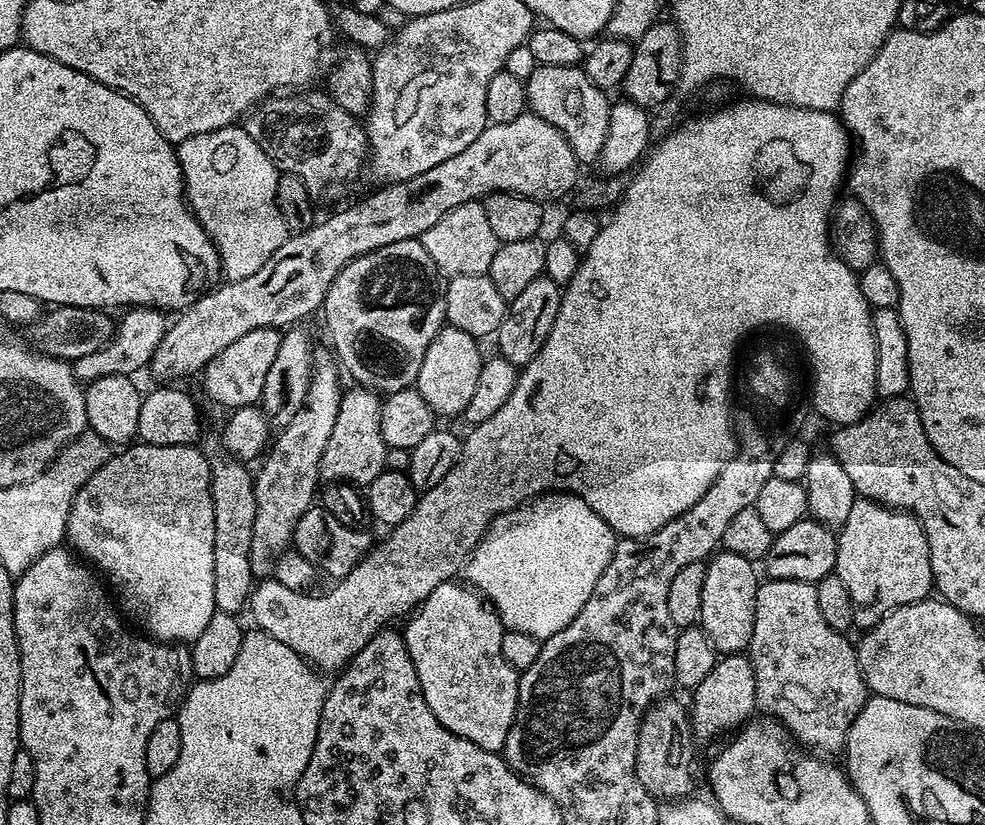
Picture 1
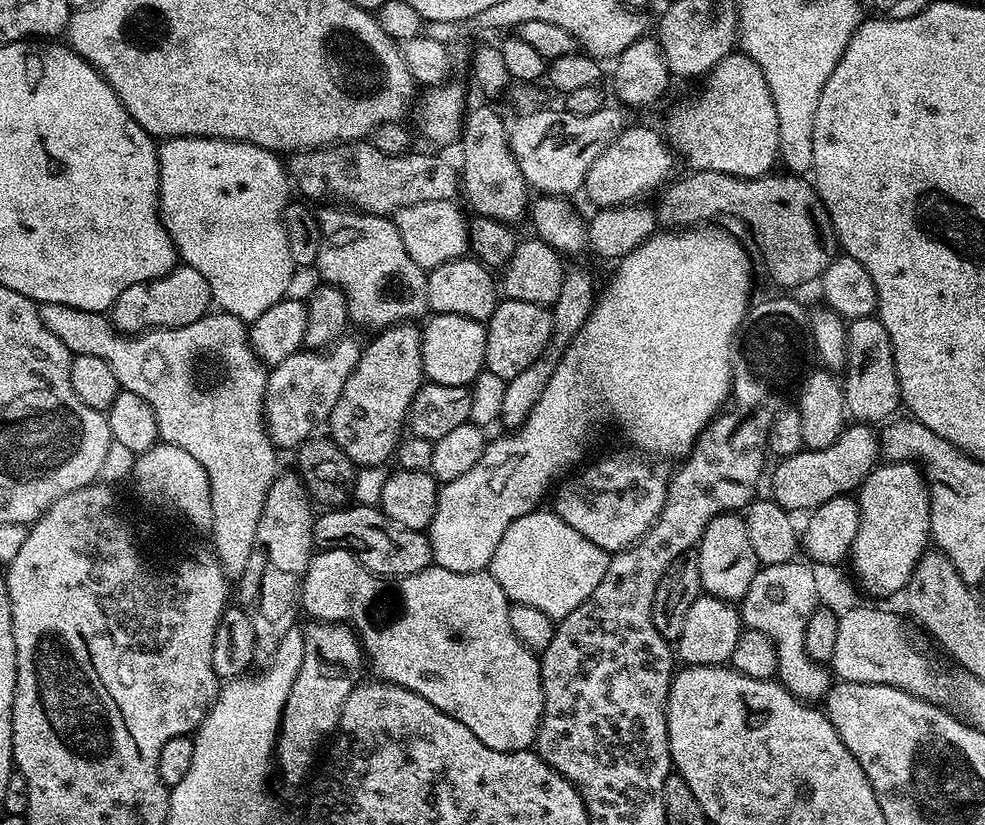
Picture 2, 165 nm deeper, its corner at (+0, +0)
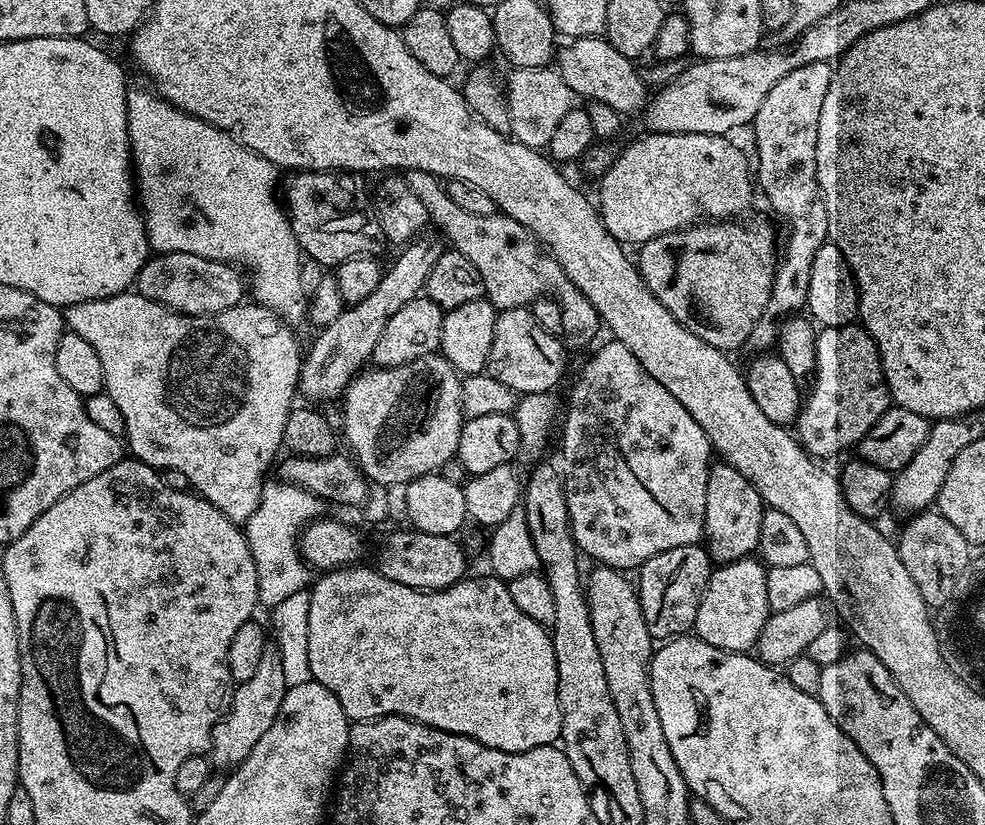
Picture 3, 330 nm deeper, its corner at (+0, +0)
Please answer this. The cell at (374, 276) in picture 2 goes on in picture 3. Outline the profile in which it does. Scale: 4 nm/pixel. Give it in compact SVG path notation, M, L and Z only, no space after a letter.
M329 170L326 172L302 172L297 171L295 174L289 175L292 176L288 180L288 204L286 200L286 211L288 214L288 221L290 222L290 226L294 230L294 238L300 244L301 253L309 261L315 261L317 264L321 266L335 266L341 264L342 262L346 262L350 258L354 258L355 256L359 256L361 254L372 254L377 250L376 247L379 244L382 244L382 237L380 234L380 227L378 226L378 218L374 214L374 210L372 209L372 197L370 195L369 189L360 188L360 184L355 175L341 172L339 170Z

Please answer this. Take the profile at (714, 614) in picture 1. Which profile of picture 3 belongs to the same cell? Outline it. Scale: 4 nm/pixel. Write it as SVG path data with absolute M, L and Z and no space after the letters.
M716 462L709 467L703 543L707 547L713 565L719 566L743 560L751 557L759 549L760 527L765 507L758 490L754 490L754 486L750 486L750 482L746 482L746 478L742 478L742 474L734 470L734 466Z

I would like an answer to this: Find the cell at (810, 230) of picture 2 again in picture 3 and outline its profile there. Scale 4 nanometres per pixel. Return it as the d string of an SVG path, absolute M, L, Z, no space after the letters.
M697 222L691 228L677 232L664 232L658 238L650 238L639 245L640 277L650 286L650 294L690 330L698 334L702 342L714 346L720 352L735 353L735 348L744 348L750 330L764 317L766 306L772 300L772 287L778 259L776 236L768 224L740 224L744 222Z

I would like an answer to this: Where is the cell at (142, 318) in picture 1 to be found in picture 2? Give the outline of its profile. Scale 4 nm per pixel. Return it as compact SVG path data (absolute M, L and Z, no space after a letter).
M181 263L167 272L162 278L135 284L130 290L122 290L110 309L112 327L125 334L150 332L153 328L177 328L190 326L190 322L198 322L209 315L213 307L210 286L206 286L206 278L198 274L190 265Z

